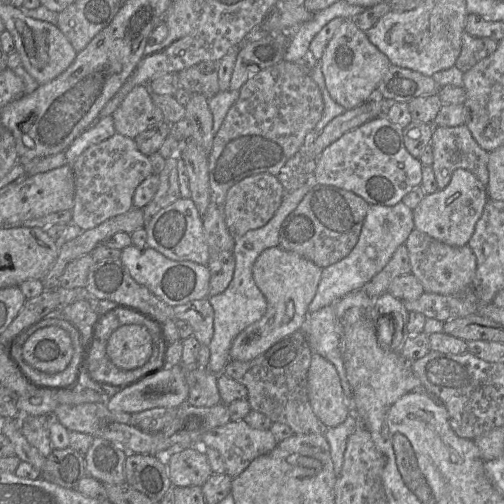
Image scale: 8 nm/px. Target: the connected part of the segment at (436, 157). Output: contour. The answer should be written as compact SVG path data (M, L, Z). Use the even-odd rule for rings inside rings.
M465 124L433 127L430 145L433 152L431 166L439 190L449 184L456 169L470 171L487 188L489 152L479 146Z

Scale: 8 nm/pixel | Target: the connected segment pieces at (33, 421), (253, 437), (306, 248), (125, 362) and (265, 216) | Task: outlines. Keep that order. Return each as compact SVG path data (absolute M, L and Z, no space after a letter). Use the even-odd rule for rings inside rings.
M54 412L21 418L22 434L44 457L54 449L50 440L50 428L54 421L58 421Z
M243 419L229 421L222 426L210 429L200 439L202 448L213 448L221 454L225 463L226 474L231 478L240 475L255 458L271 452L277 444L277 440L269 429L252 428Z
M313 182L296 209L283 221L279 247L312 261L320 268L335 264L356 246L369 206L362 197L350 191Z
M138 324L118 327L109 337L106 353L110 361L123 370L143 366L152 355L152 338L148 330Z
M259 173L248 176L227 192L224 206L225 222L234 237L242 237L250 230L261 228L267 224L279 208L285 197L285 188L277 176Z

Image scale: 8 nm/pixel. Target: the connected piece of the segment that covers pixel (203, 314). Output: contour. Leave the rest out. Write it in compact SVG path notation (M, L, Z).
M207 298L176 305L173 307L173 314L175 319L184 320L192 327L193 336L201 345L209 345L213 337L214 311Z

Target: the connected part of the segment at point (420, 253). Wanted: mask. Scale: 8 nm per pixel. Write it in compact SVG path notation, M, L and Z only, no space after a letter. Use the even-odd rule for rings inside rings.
M414 228L408 236L405 246L411 274L419 280L425 292L454 295L471 285L475 277L477 261L468 245L450 246Z

